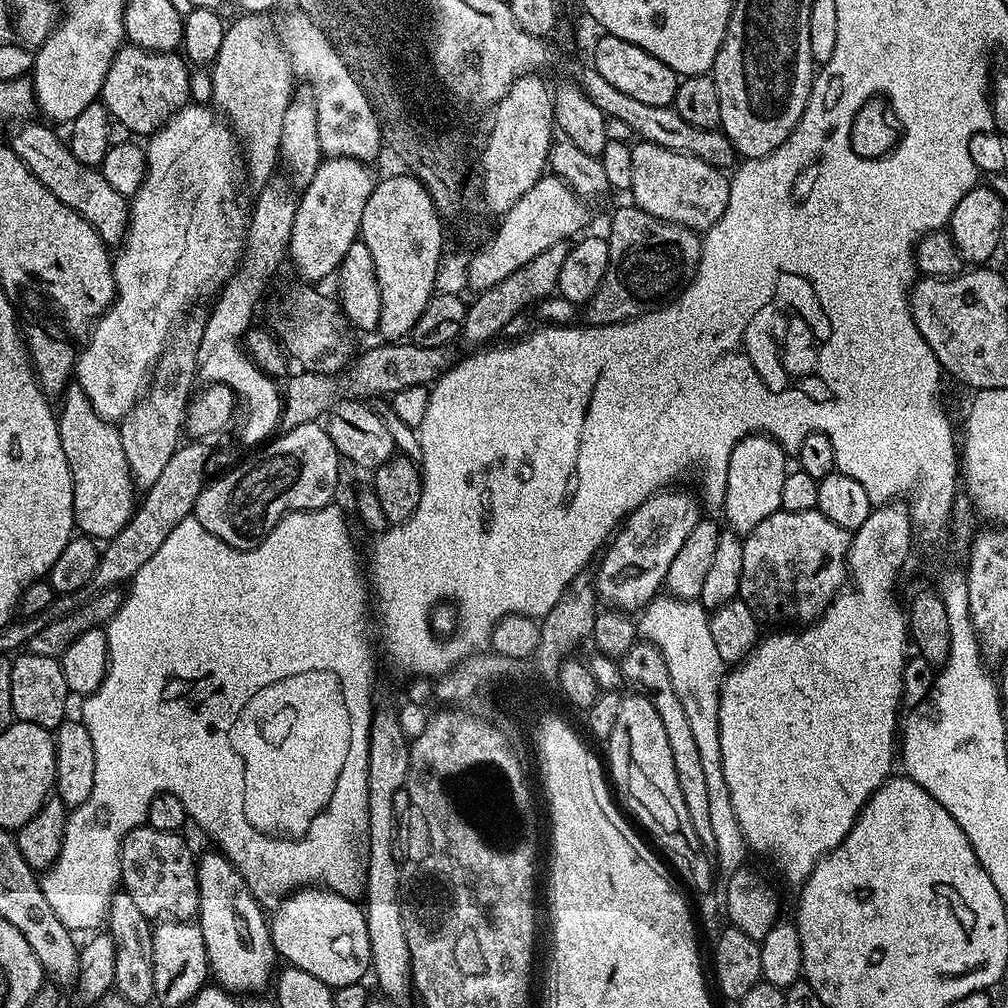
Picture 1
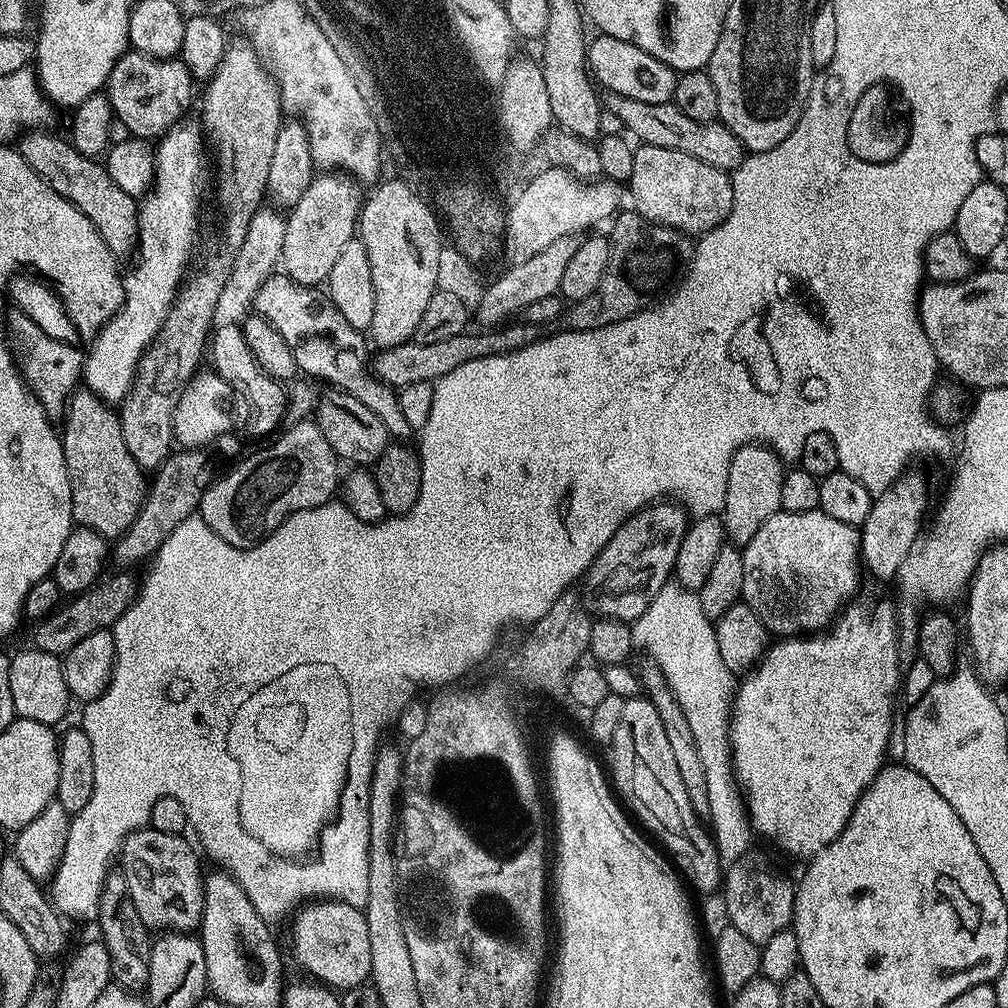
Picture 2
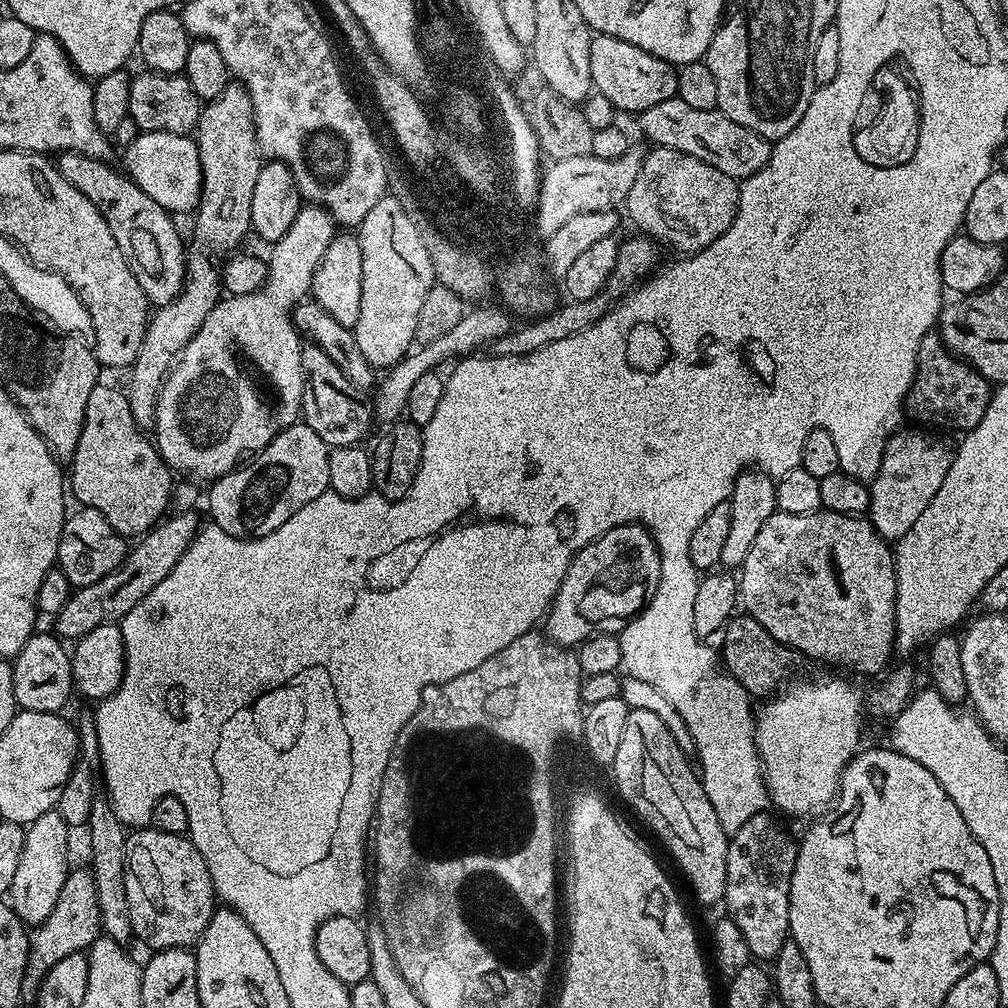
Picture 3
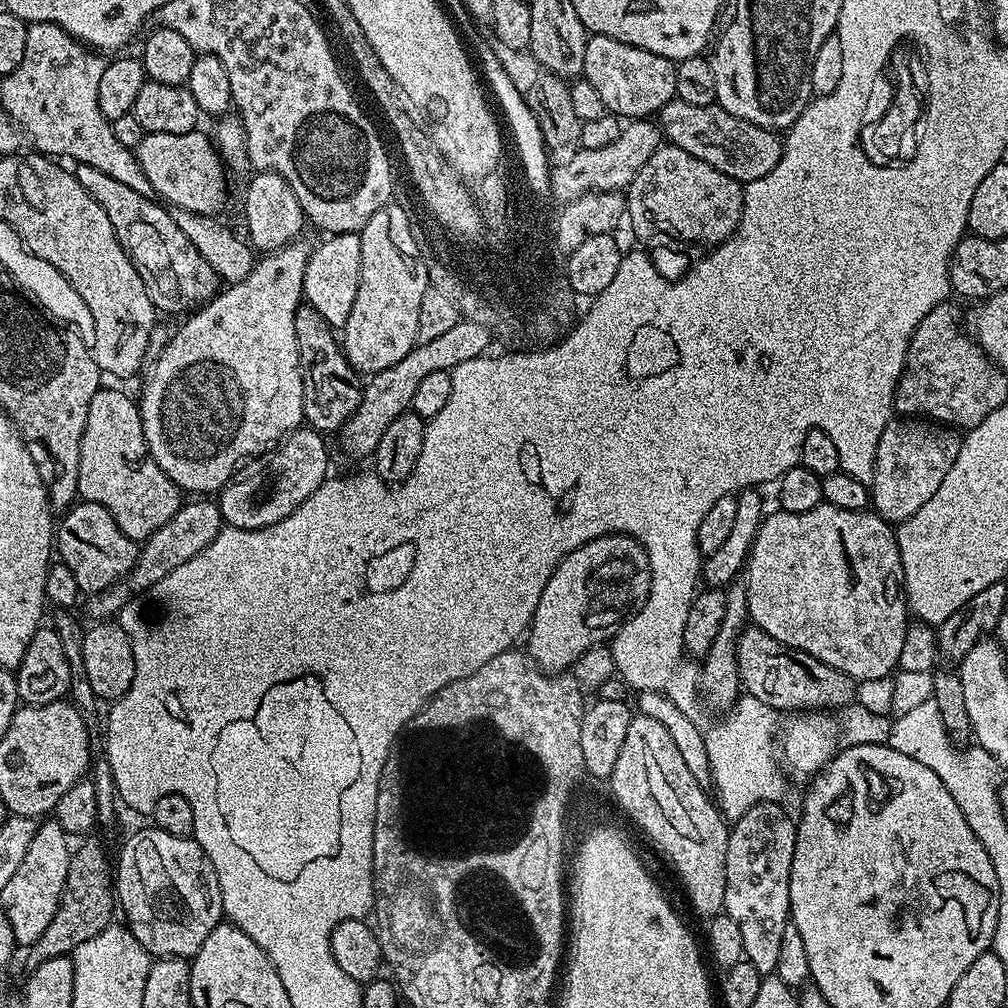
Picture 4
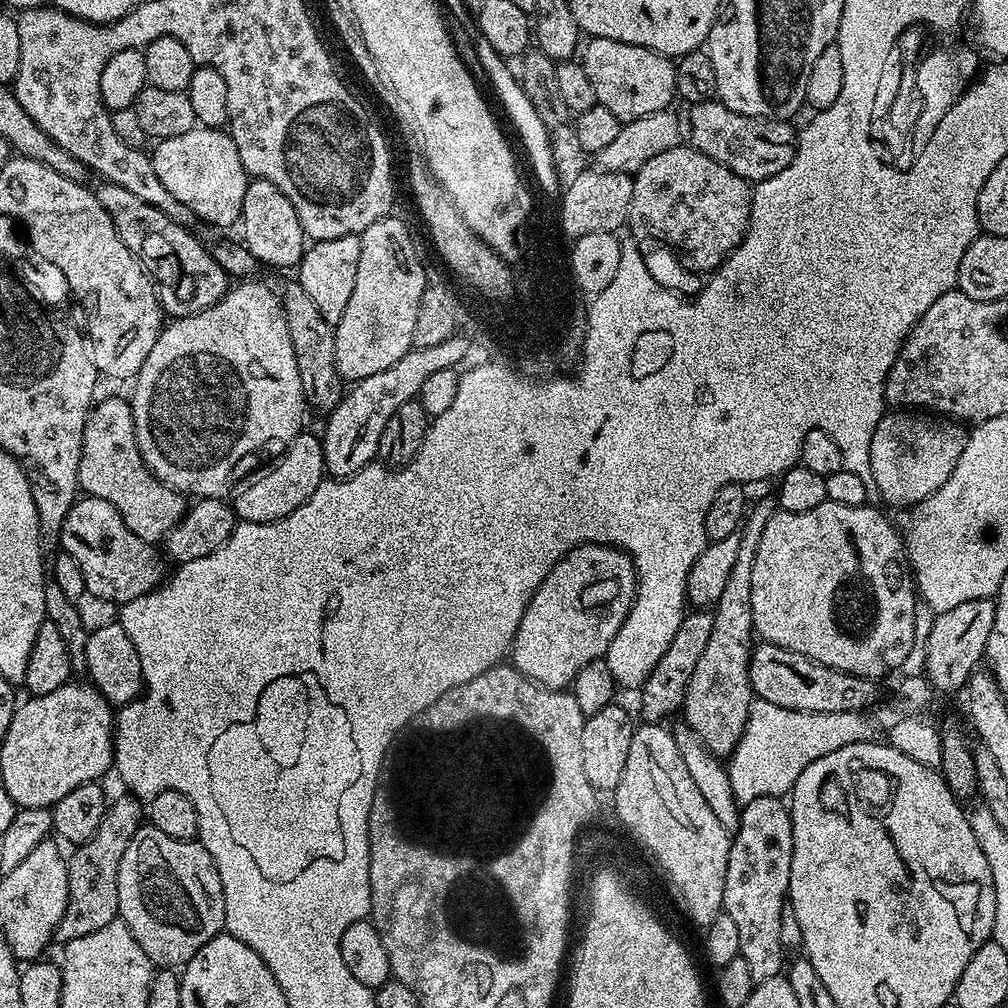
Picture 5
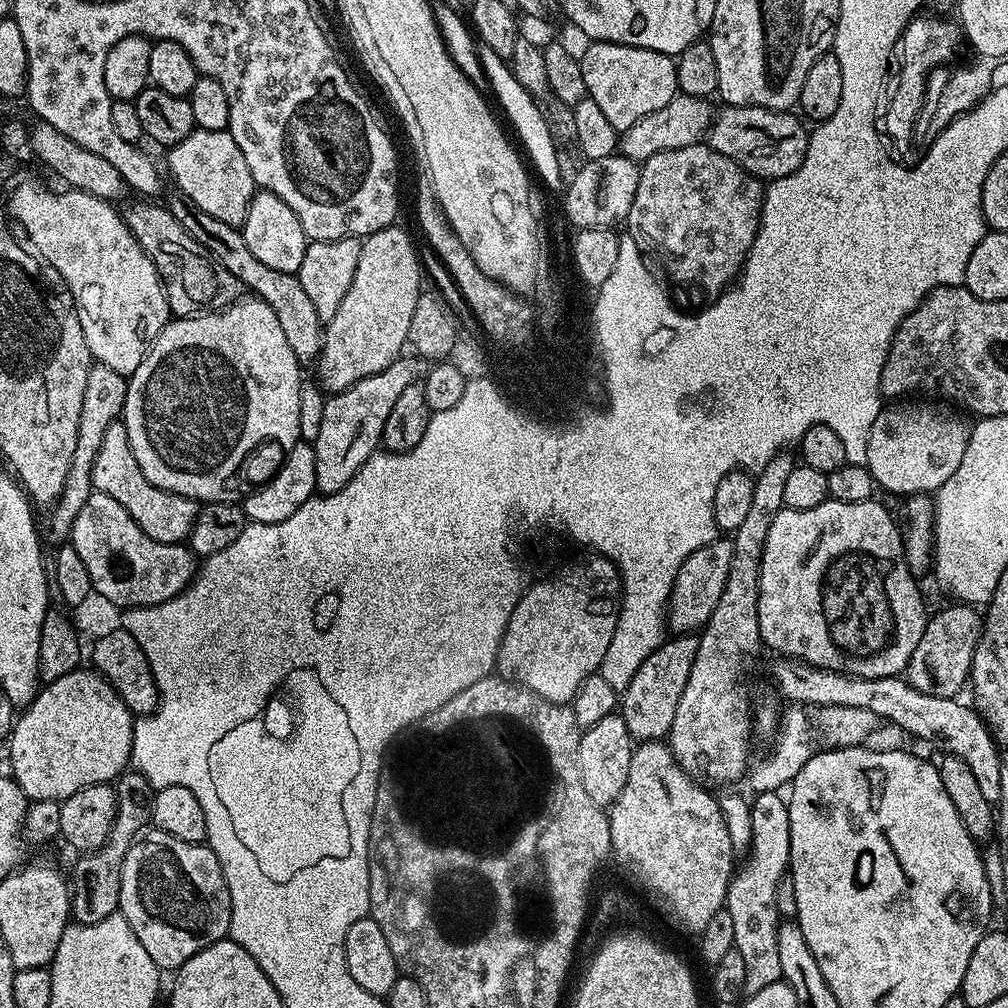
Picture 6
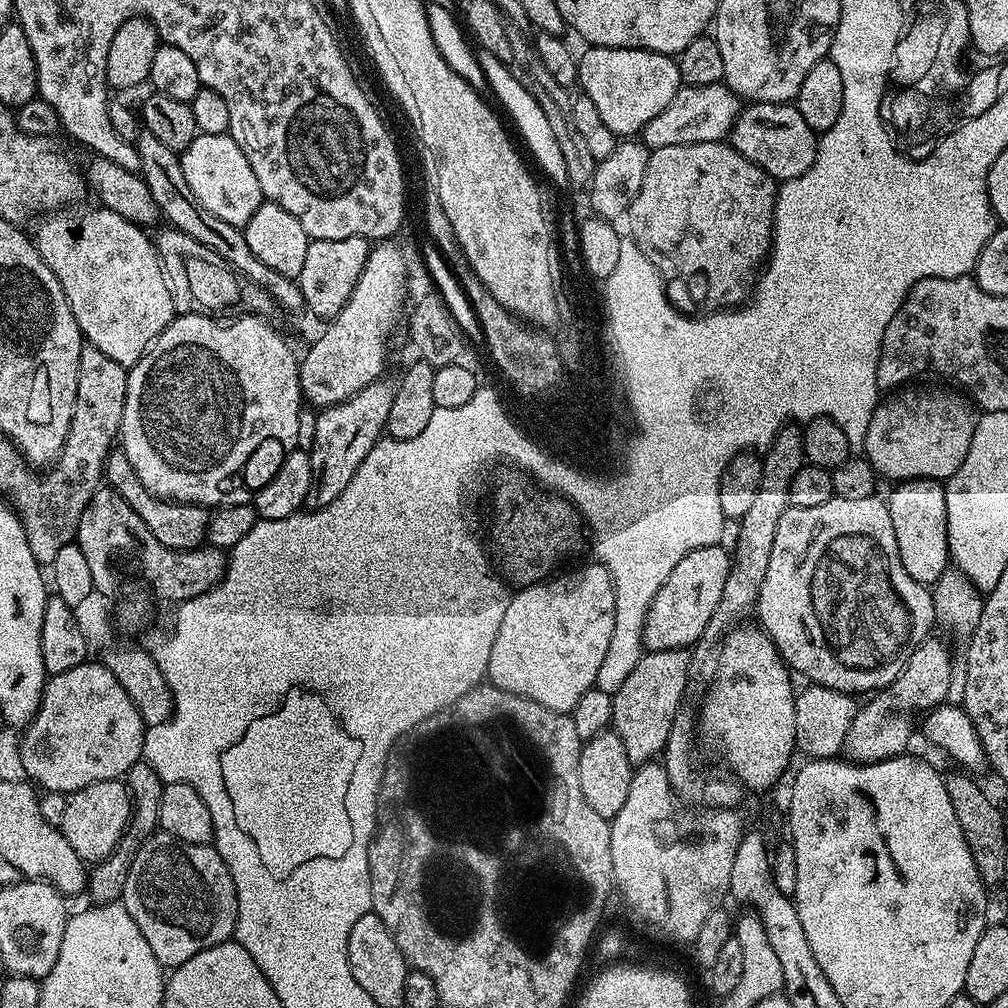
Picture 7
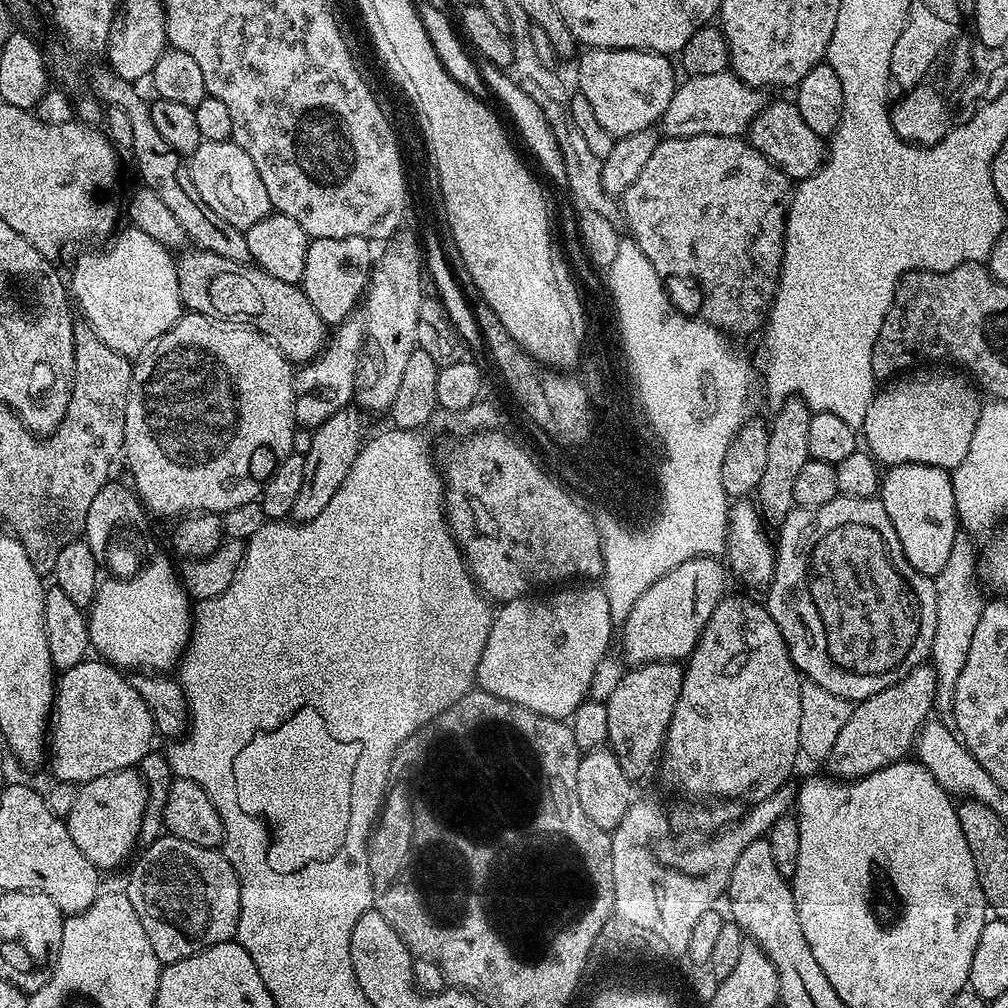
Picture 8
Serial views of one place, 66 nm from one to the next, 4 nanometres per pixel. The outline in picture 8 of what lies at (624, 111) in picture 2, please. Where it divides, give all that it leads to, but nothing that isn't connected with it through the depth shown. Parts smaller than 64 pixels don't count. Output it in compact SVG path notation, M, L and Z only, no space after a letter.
M791 99L780 100L777 104L767 103L749 126L746 139L775 168L781 168L792 182L805 180L819 172L826 159L825 141L802 122L802 114L798 114L798 106Z

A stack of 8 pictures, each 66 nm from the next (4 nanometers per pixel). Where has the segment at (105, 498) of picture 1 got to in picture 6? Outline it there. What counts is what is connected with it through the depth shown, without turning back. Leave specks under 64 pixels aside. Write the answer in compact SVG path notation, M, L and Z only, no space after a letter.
M123 422L112 423L106 434L102 434L102 444L98 446L98 454L92 463L92 487L115 498L126 509L126 514L142 526L145 534L154 538L154 542L185 543L201 510L197 501L162 490L144 477L134 458L134 450L130 450L130 437Z

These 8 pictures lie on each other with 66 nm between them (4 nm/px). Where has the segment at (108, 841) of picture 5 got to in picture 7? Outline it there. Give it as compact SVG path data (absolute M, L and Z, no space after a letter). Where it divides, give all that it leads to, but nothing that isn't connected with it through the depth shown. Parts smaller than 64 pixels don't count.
M141 760L130 768L124 781L133 806L132 815L129 816L128 826L124 836L119 840L119 846L107 858L97 861L89 869L86 892L93 899L91 901L96 904L115 903L123 897L129 867L133 864L138 850L157 831L159 825L158 805L161 802L164 783L158 778L158 774L155 774L154 768Z

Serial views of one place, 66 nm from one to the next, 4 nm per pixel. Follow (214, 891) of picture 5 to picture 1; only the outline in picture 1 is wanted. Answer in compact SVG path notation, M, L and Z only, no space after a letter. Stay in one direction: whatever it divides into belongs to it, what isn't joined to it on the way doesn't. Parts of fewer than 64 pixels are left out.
M147 826L132 829L120 843L120 878L123 891L134 900L145 918L151 922L162 920L192 920L200 911L200 891L196 877L197 857L192 857L188 844L180 832L163 832Z

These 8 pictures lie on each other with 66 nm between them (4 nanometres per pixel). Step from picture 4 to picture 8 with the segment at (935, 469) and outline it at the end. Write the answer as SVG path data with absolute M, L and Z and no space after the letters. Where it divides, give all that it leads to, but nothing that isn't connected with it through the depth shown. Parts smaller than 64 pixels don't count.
M924 370L885 383L873 395L864 419L863 443L864 440L868 443L865 444L867 451L884 466L925 464L954 470L962 458L966 458L966 450L970 450L970 438L974 438L974 426L978 426L982 400L976 397L977 389L967 375L955 371L920 371Z

